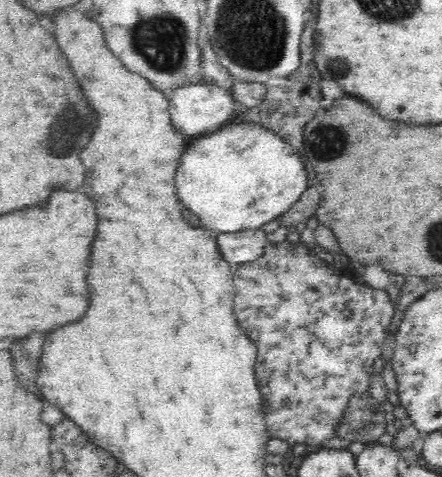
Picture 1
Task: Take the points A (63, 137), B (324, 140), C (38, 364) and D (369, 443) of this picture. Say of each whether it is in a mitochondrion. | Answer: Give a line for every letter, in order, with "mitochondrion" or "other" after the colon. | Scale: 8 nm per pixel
A: mitochondrion
B: mitochondrion
C: other
D: other

